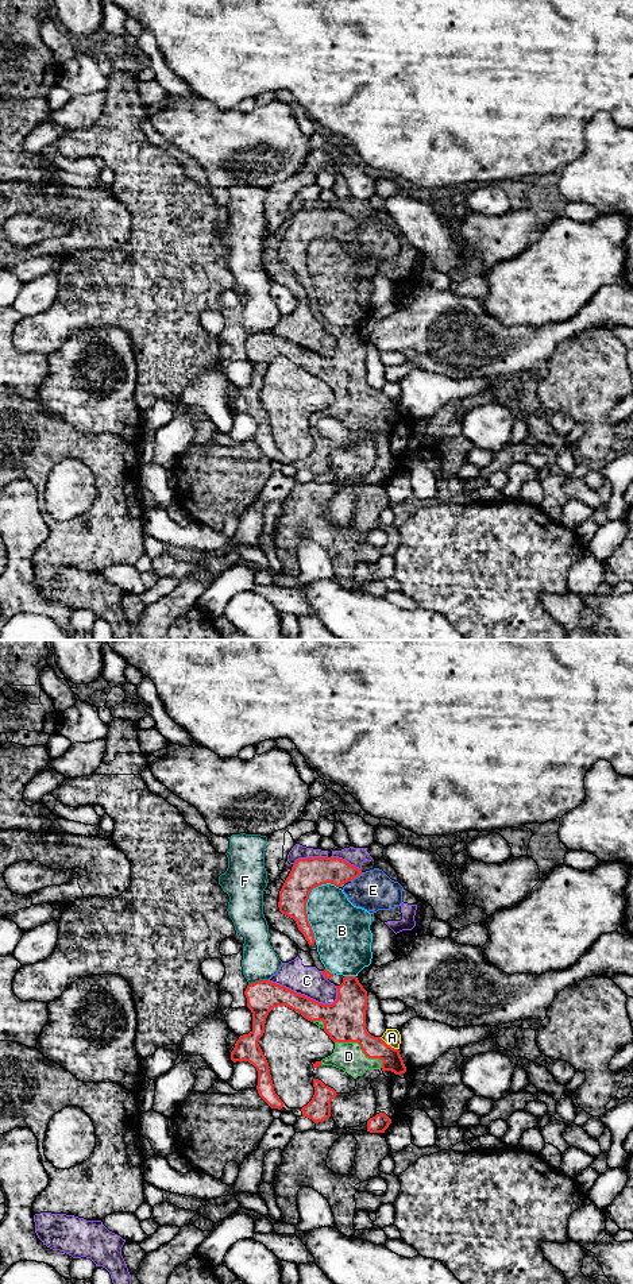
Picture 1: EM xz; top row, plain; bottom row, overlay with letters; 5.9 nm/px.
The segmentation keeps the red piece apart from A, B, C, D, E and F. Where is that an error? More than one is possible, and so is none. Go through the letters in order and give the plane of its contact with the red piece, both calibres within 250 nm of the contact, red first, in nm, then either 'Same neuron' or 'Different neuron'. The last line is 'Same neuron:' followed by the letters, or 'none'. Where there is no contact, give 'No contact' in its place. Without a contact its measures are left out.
A: Touches red in xz. Thickness 180 nm (red) against 100 nm. Different neuron
B: Touches red in xz. Thickness 190 nm (red) against 320 nm. Different neuron
C: Touches red in xz. Thickness 200 nm (red) against 180 nm. Different neuron
D: Touches red in xz. Thickness 260 nm (red) against 170 nm. Same neuron
E: Touches red in xz. Thickness 180 nm (red) against 240 nm. Same neuron
F: Touches red in xz. Thickness 190 nm (red) against 220 nm. Different neuron
Same neuron: D, E

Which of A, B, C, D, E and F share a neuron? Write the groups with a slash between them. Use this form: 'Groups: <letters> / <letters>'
Groups: A / B C / D E / F

